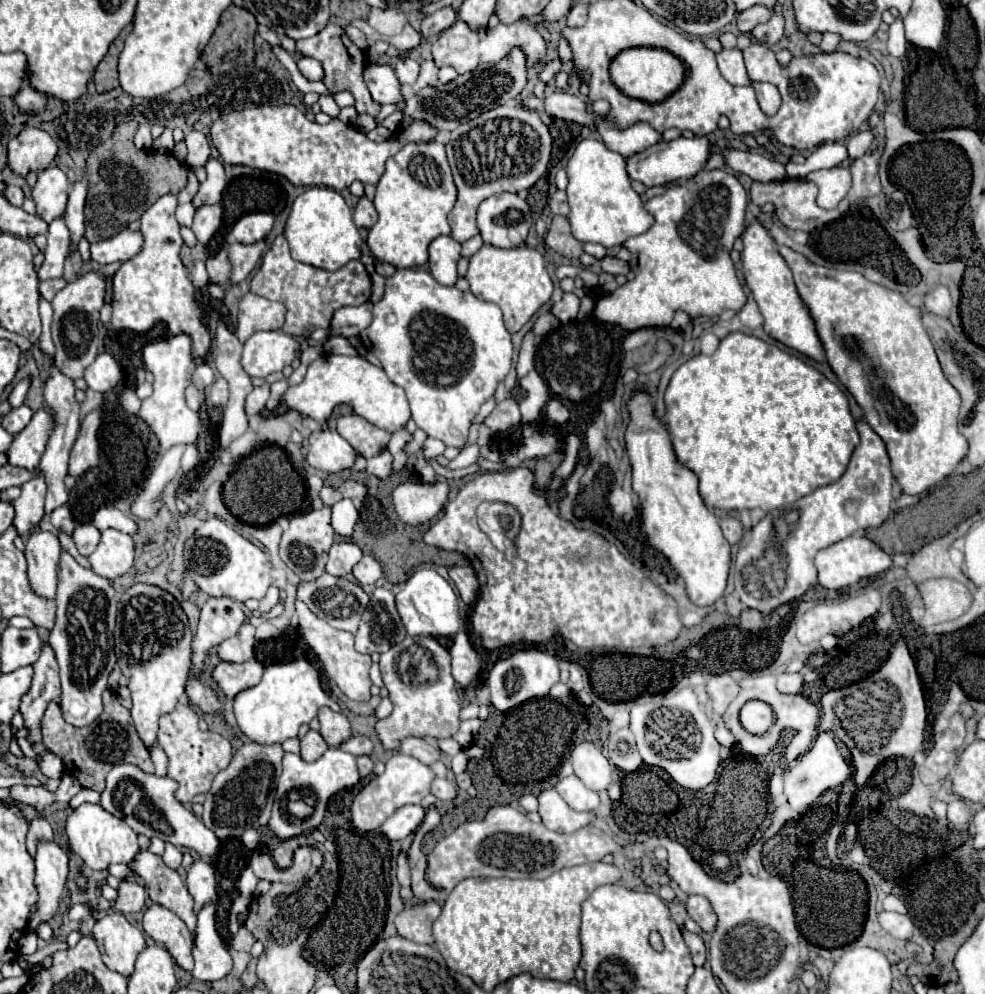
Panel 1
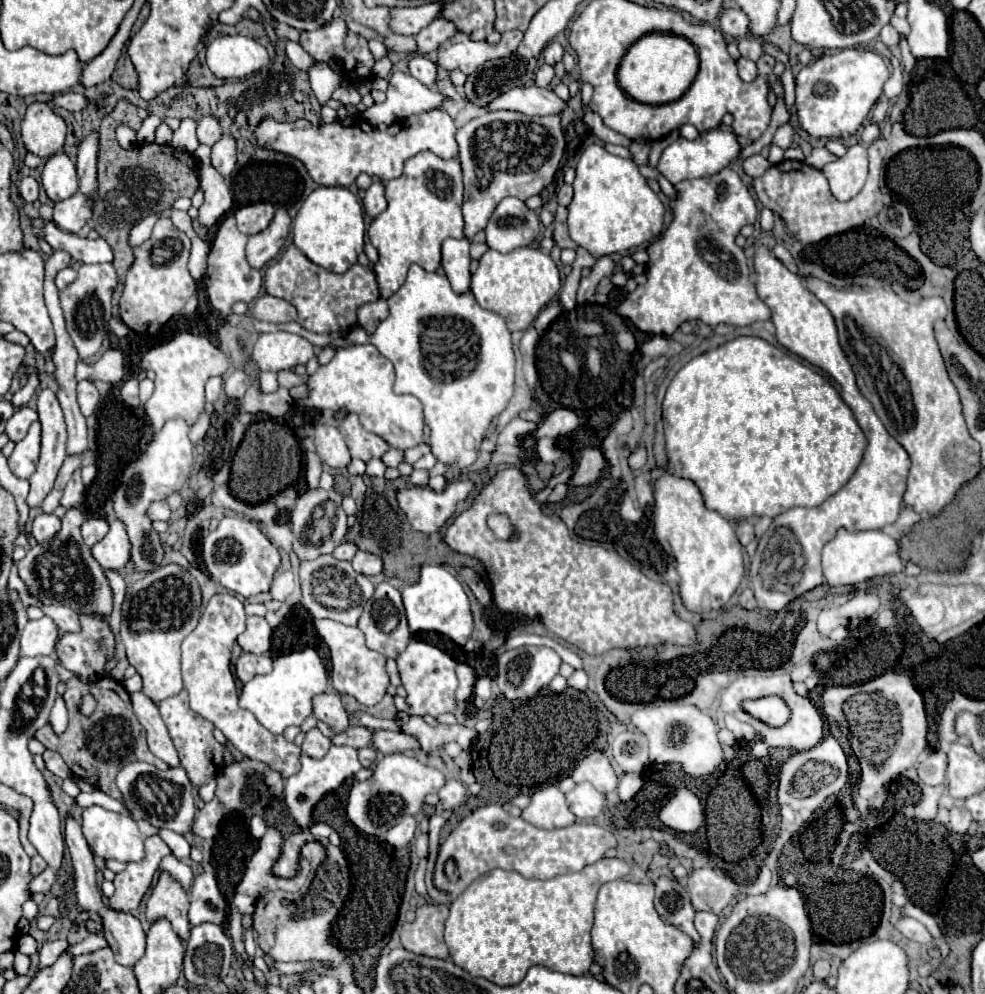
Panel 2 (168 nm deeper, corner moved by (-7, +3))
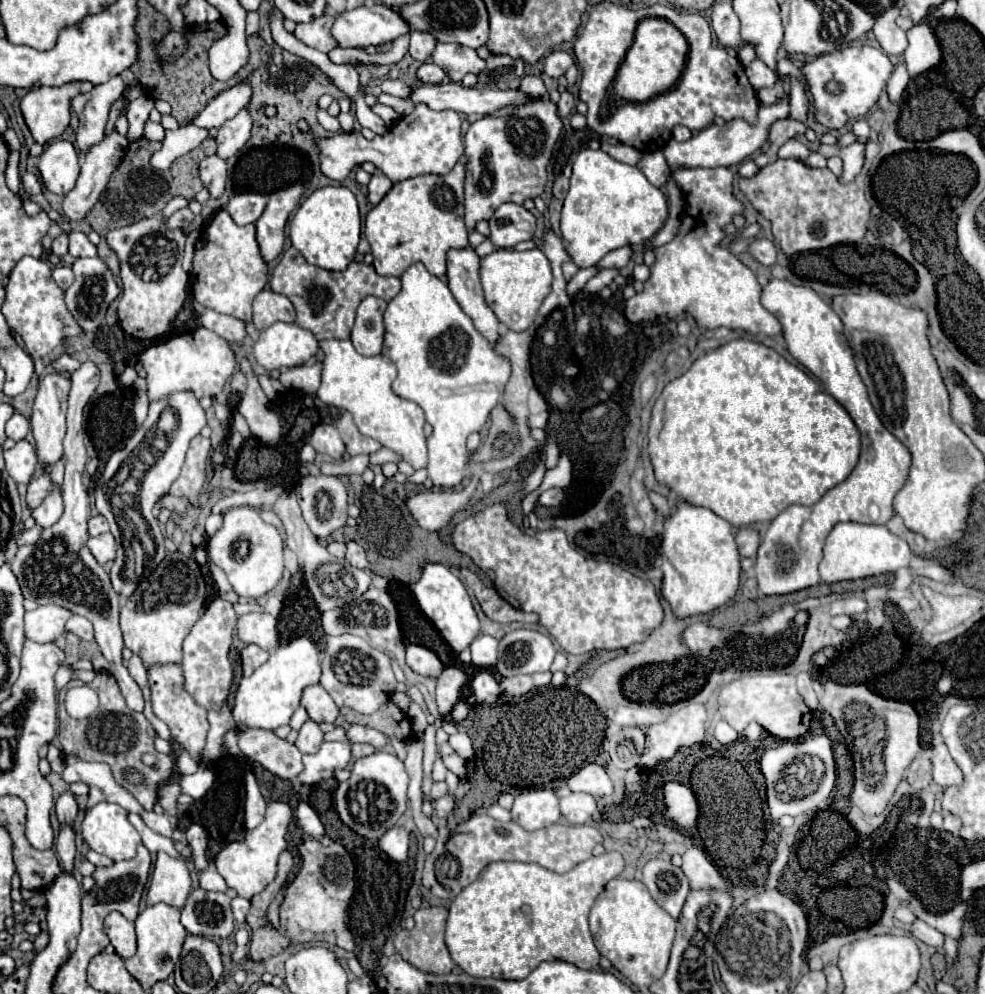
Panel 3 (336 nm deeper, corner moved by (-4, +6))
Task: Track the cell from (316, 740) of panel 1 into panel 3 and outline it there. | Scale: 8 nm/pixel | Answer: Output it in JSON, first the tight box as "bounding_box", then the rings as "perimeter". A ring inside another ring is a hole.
{"bounding_box":[295,719,323,753],"perimeter":[[[307,719],[305,725],[299,729],[299,737],[297,737],[295,745],[299,747],[301,753],[317,753],[321,743],[323,743],[323,731],[319,729],[319,725],[315,721]]]}

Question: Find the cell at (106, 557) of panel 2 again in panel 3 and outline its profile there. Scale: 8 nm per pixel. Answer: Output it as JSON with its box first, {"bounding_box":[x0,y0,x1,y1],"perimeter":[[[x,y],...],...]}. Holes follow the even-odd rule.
{"bounding_box":[87,533,115,565],"perimeter":[[[103,533],[103,535],[97,535],[97,537],[91,537],[87,541],[87,547],[89,551],[93,553],[93,557],[105,565],[107,561],[113,561],[115,557],[115,539],[111,533]]]}

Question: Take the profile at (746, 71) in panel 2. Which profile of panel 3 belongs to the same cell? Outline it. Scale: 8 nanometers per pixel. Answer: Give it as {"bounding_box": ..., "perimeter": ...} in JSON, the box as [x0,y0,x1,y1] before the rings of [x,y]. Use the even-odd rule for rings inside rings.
{"bounding_box":[745,59,779,89],"perimeter":[[[759,59],[751,61],[751,65],[745,67],[745,73],[747,73],[747,77],[749,77],[749,81],[751,81],[751,85],[753,85],[755,89],[773,87],[773,83],[779,79],[777,73],[771,71],[771,69],[769,69],[763,61],[759,61]]]}

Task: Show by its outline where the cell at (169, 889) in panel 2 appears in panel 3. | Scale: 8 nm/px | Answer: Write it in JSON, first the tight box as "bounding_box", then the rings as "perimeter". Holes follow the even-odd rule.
{"bounding_box":[147,853,191,909],"perimeter":[[[157,853],[153,877],[147,889],[147,905],[167,903],[175,909],[183,909],[185,899],[191,891],[191,877],[185,861],[173,859],[167,853]]]}

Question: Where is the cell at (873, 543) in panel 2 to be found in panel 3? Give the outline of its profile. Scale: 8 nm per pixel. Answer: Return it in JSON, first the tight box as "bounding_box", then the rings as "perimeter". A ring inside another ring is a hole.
{"bounding_box":[819,523,913,583],"perimeter":[[[837,523],[825,539],[819,573],[825,583],[835,583],[843,579],[863,579],[881,573],[893,573],[901,567],[909,567],[911,557],[913,551],[907,545],[907,541],[893,535],[885,525]]]}

